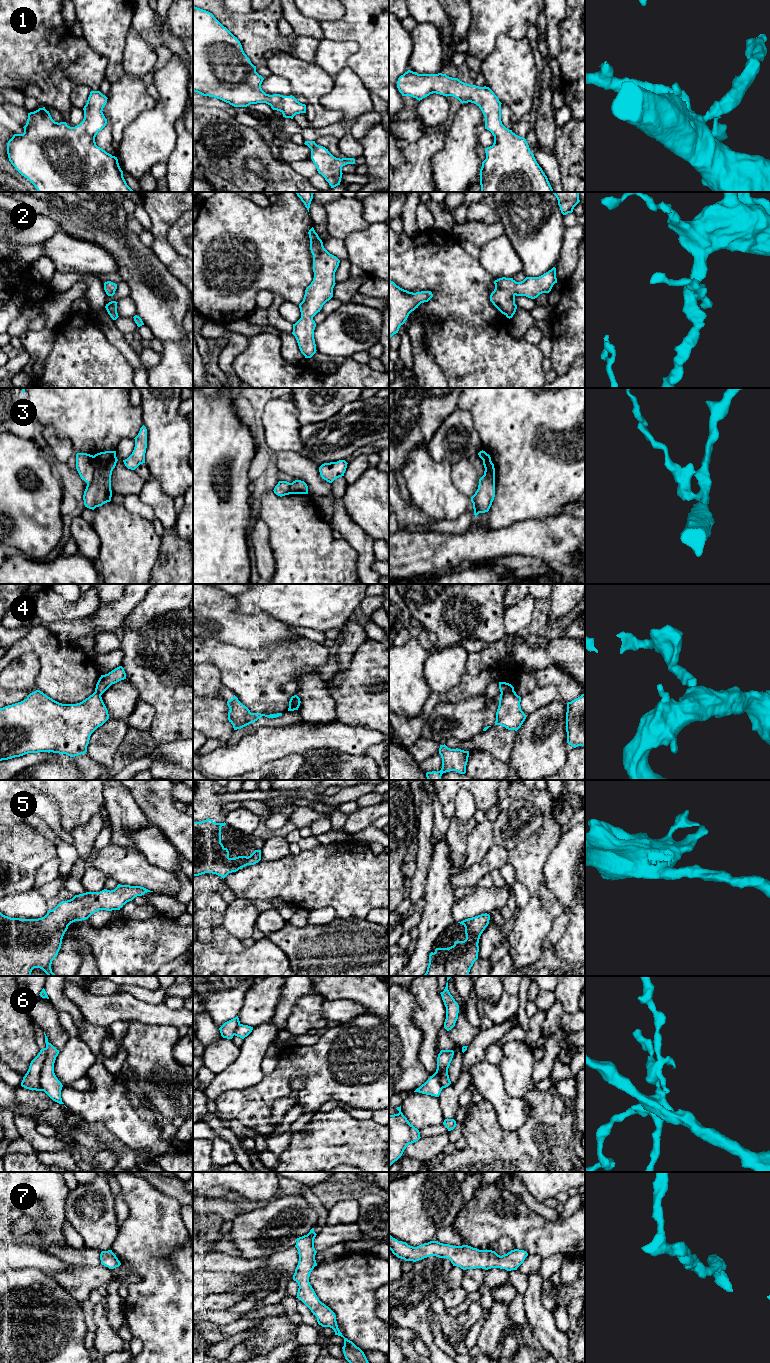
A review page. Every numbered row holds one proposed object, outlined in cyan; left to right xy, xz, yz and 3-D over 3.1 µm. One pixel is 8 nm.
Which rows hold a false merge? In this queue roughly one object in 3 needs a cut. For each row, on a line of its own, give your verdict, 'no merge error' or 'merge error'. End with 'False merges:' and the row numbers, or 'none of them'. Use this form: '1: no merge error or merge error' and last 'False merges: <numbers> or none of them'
1: no merge error
2: no merge error
3: merge error
4: merge error
5: no merge error
6: merge error
7: no merge error
False merges: 3, 4, 6

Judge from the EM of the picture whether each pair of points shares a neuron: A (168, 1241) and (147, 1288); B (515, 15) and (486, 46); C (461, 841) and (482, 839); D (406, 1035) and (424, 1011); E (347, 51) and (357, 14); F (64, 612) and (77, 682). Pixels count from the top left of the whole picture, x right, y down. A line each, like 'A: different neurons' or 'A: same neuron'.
A: same neuron
B: same neuron
C: different neurons
D: different neurons
E: different neurons
F: different neurons

